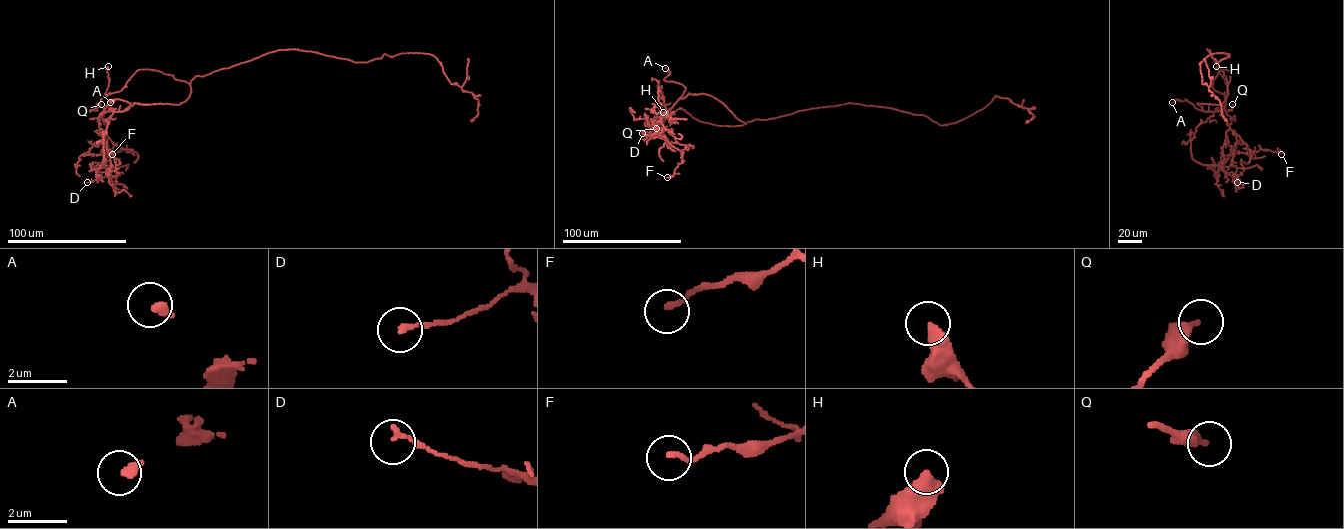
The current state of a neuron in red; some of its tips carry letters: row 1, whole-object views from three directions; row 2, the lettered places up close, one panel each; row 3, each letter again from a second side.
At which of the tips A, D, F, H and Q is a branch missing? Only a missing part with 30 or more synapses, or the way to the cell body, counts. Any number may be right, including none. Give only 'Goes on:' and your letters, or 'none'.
Goes on: A

